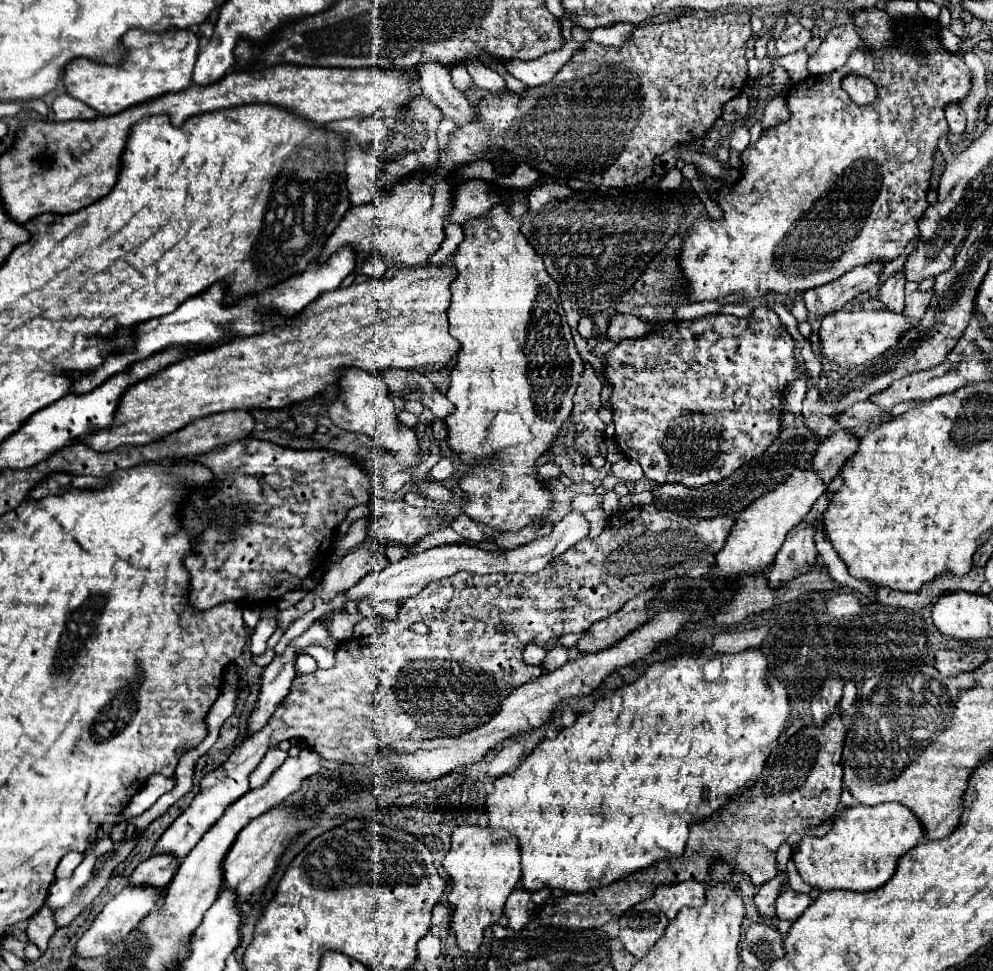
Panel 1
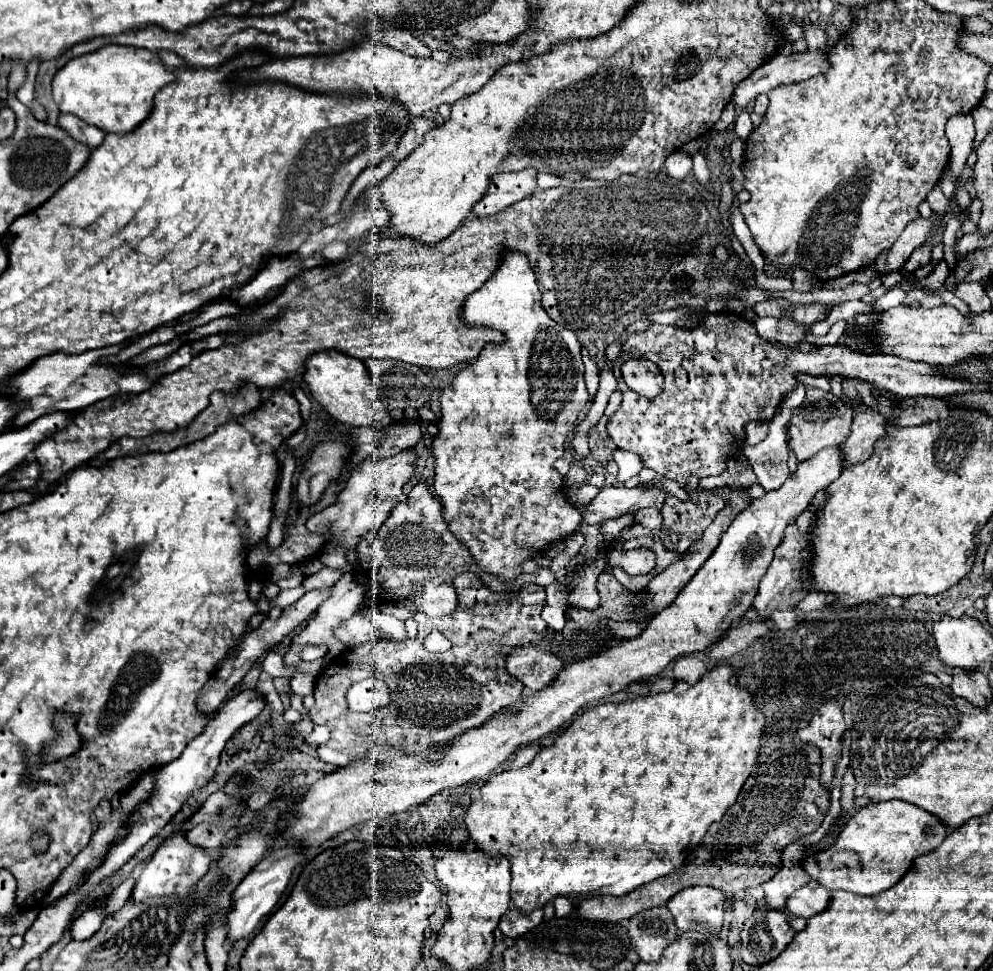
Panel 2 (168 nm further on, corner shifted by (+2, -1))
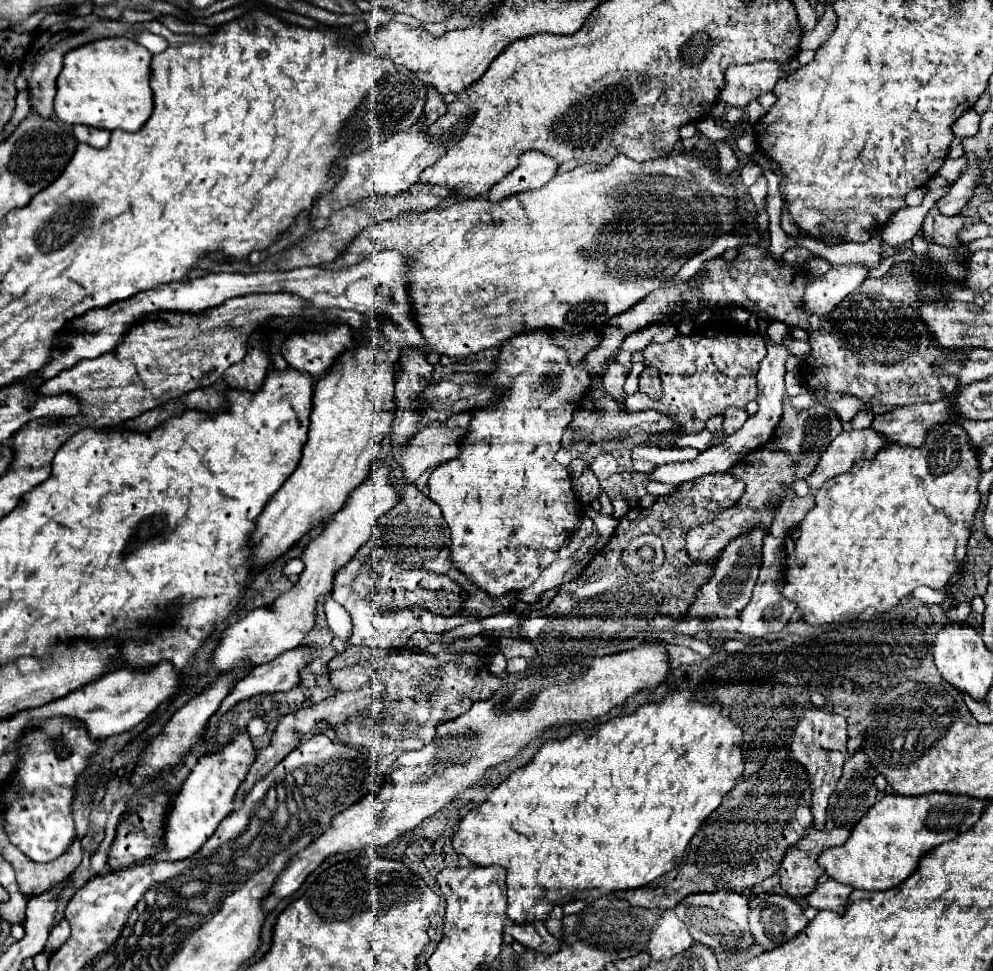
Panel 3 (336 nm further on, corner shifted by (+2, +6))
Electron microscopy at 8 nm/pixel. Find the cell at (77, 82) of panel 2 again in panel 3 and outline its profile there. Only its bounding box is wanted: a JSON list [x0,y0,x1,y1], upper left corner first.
[55,38,153,132]

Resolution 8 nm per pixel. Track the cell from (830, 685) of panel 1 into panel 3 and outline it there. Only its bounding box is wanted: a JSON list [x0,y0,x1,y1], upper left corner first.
[791,708,847,826]

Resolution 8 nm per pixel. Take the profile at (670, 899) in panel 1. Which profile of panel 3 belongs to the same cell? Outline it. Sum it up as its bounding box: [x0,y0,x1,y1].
[675,890,753,950]

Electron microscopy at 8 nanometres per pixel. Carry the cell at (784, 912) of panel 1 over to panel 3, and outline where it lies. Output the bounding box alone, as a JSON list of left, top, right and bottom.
[805,880,853,914]

